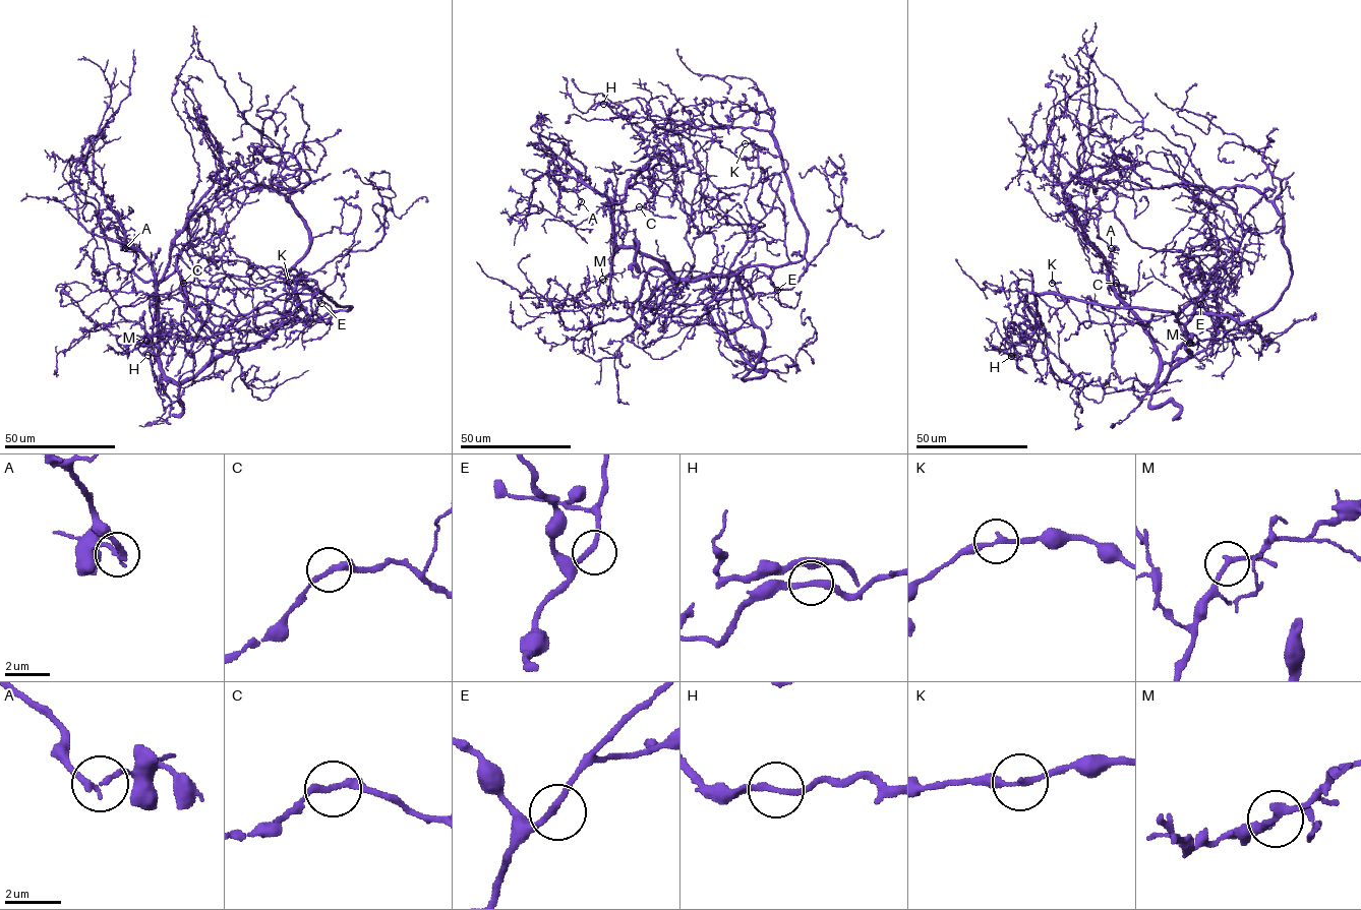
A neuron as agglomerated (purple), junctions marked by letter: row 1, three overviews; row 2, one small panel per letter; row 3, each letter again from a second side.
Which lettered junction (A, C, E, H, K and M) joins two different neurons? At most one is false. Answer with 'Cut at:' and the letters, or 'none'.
Cut at: H

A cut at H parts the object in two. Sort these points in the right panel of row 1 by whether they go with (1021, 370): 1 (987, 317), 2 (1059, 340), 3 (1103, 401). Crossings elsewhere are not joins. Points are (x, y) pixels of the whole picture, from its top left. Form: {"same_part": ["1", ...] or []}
{"same_part": []}

